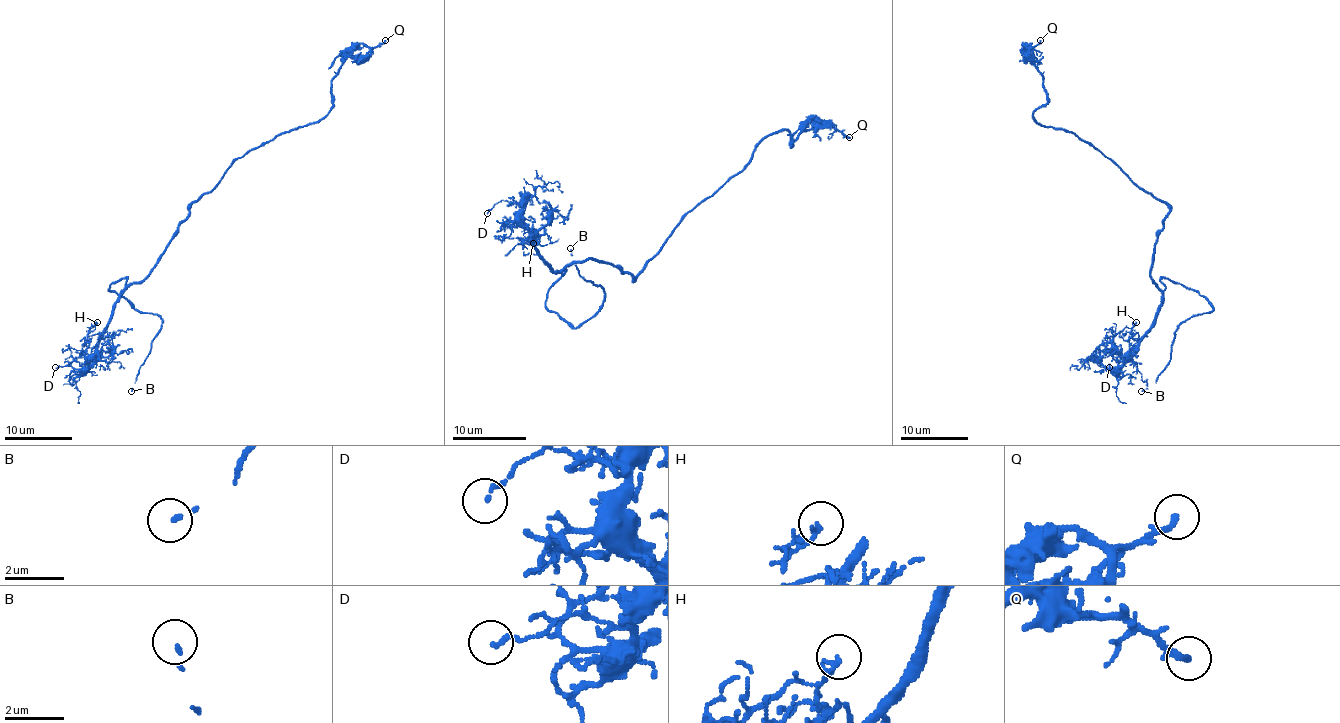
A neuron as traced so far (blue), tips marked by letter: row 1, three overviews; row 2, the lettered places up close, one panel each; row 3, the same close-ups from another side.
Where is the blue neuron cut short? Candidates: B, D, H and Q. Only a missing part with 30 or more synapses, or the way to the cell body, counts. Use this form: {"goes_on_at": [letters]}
{"goes_on_at": ["B"]}

